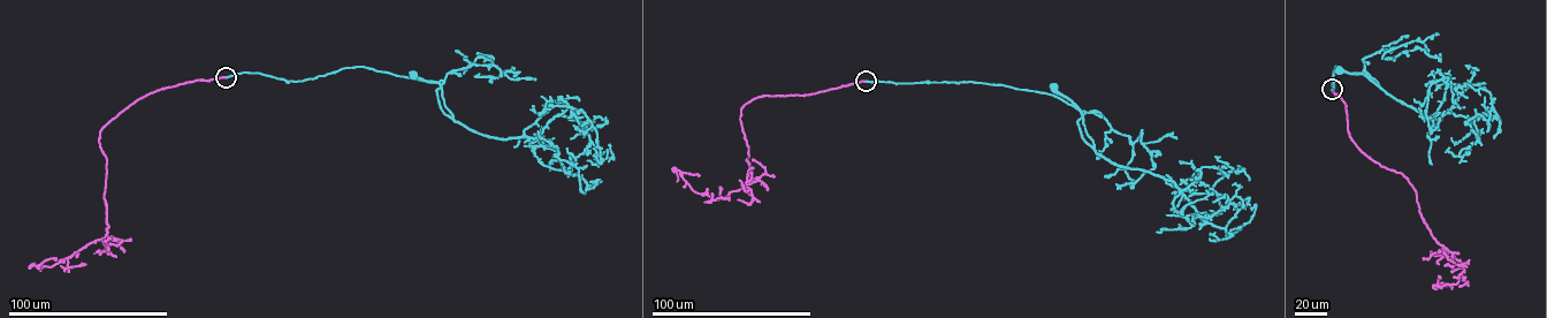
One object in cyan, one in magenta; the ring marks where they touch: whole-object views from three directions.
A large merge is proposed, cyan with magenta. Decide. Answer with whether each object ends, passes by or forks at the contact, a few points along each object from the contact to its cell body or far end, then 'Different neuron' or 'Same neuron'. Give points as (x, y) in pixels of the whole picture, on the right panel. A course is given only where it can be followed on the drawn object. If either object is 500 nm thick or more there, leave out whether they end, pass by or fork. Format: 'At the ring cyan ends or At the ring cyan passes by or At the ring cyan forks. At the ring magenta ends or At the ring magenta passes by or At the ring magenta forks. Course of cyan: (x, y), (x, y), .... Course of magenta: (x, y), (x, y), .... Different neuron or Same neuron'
At the ring cyan ends. At the ring magenta ends. Course of cyan: (1331, 89), (1335, 66), (1347, 73), (1362, 73), (1339, 70). Course of magenta: (1332, 89), (1346, 106), (1354, 142), (1408, 179), (1431, 235), (1462, 264), (1456, 284), (1439, 286), (1440, 278). Different neuron

